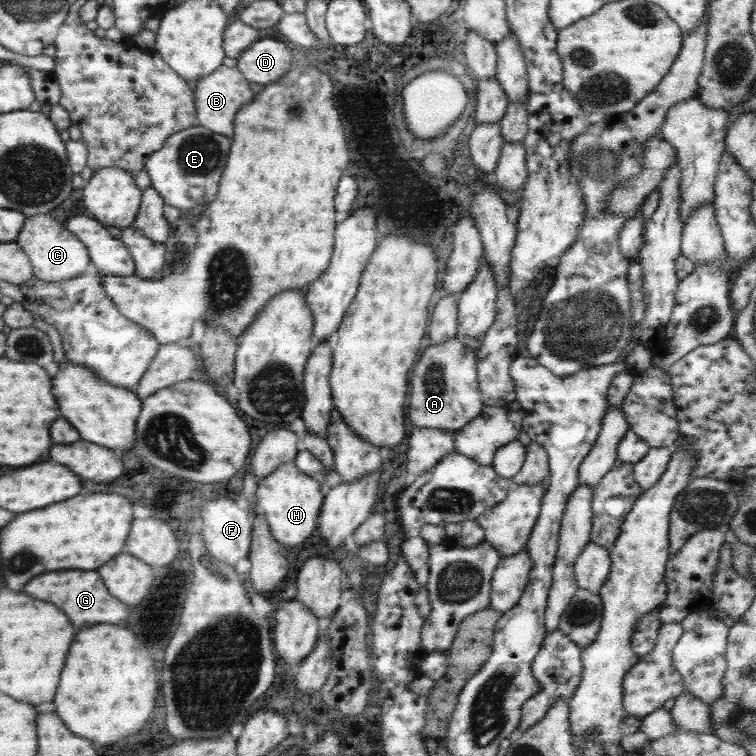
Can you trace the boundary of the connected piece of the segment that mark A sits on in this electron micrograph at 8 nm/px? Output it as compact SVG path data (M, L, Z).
M454 336L444 343L431 343L410 376L408 418L416 427L459 431L486 406L480 394L476 370L476 349Z

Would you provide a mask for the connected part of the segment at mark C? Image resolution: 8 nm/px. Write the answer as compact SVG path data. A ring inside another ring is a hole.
M47 214L27 216L16 243L26 251L33 266L34 277L44 282L60 282L82 275L91 266L88 249L60 221Z

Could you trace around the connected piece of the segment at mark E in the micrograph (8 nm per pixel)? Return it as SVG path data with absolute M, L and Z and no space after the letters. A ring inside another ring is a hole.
M200 125L175 132L166 139L164 146L146 161L145 169L150 176L151 187L156 189L165 204L180 210L198 209L202 202L212 202L218 192L218 180L224 172L231 138L212 132ZM192 186L204 190L204 196L196 200L188 194Z

